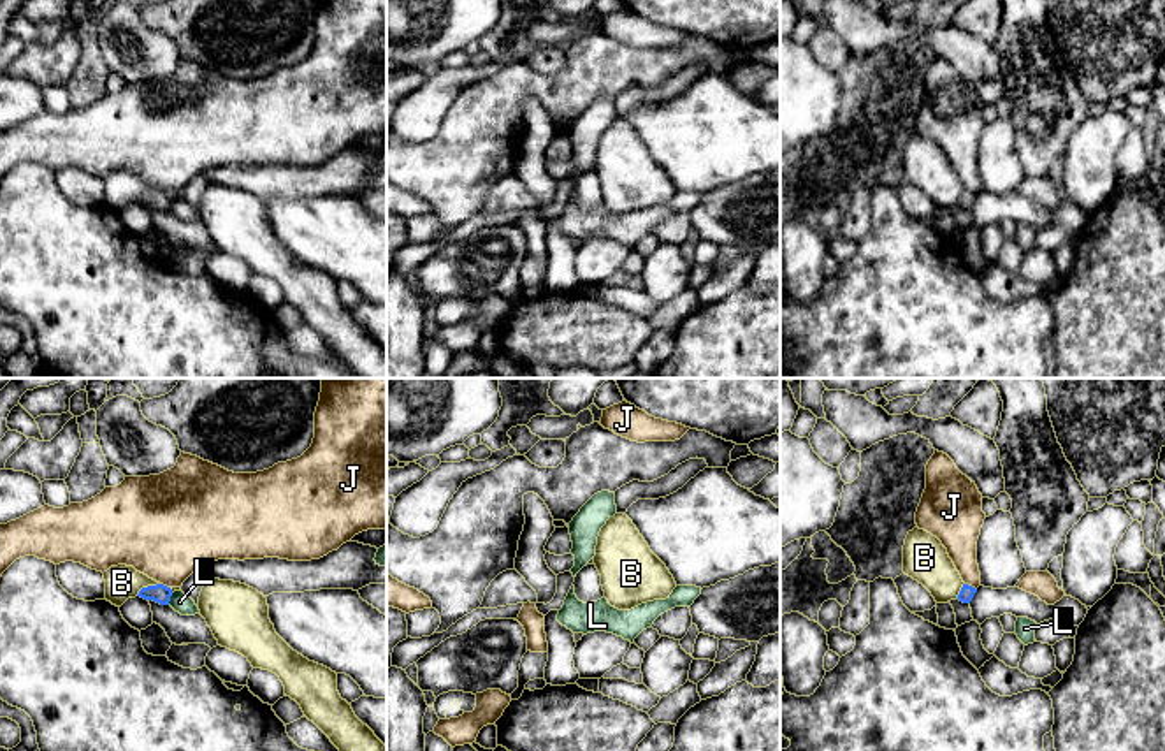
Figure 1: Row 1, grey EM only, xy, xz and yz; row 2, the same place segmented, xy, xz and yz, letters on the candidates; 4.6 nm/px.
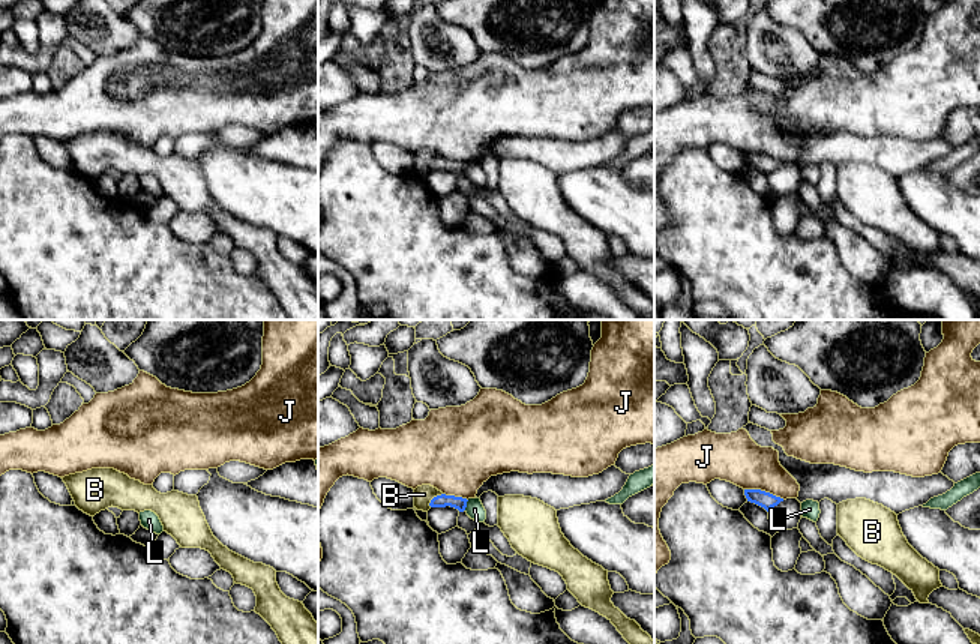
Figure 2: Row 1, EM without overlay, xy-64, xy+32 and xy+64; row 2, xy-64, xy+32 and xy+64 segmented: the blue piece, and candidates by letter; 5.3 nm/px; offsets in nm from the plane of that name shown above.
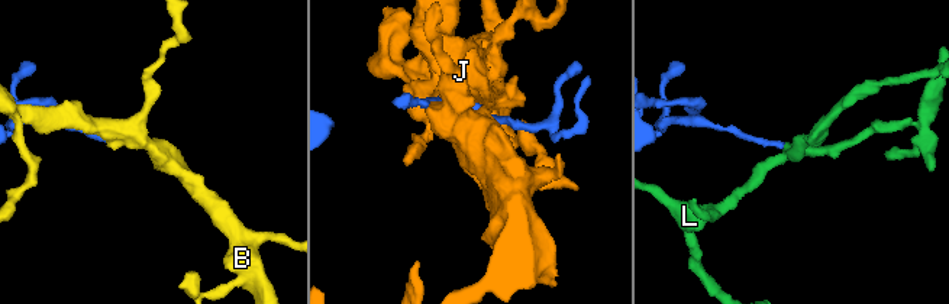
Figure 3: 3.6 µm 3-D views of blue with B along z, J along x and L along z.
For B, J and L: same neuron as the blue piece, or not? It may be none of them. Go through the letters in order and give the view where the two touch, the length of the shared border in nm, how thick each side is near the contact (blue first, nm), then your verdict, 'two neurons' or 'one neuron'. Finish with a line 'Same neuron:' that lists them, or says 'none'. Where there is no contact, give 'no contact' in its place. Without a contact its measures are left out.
B: xy | 130 nm | 90/160 nm | two neurons
J: yz | 70 nm | 70/180 nm | two neurons
L: xy | 60 nm | 90/90 nm | two neurons
Same neuron: none

